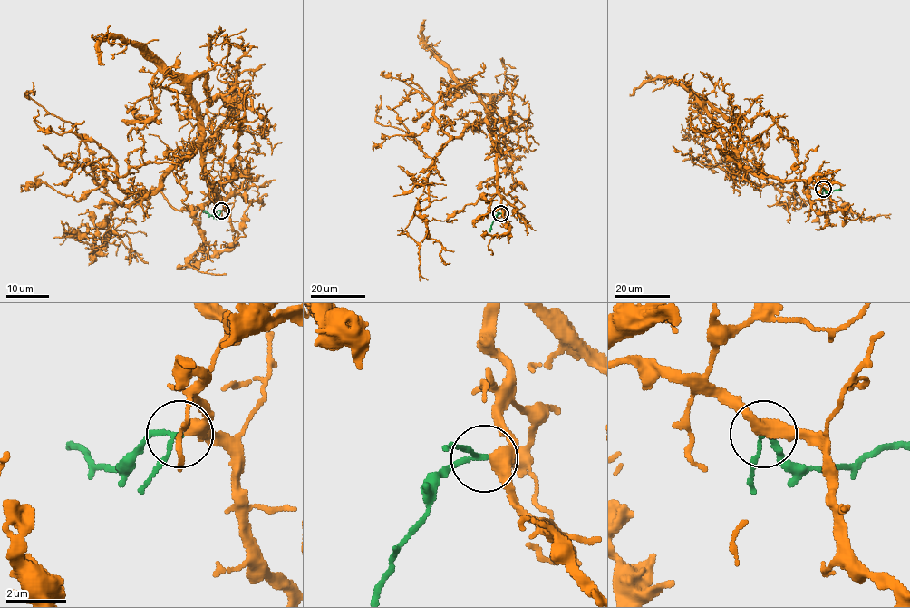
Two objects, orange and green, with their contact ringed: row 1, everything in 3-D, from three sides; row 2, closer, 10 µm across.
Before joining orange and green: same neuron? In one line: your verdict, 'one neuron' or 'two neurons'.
one neuron

